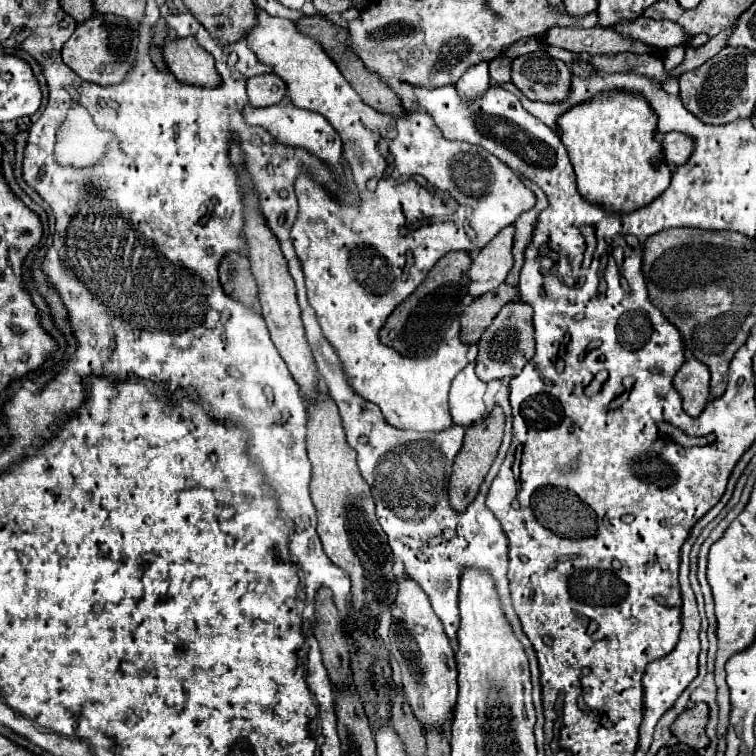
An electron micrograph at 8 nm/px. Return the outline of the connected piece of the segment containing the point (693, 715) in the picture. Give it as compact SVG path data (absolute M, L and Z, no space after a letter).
M692 703L670 725L670 731L680 743L686 743L692 749L702 749L708 745L708 737L704 733L706 721L708 721L708 705Z

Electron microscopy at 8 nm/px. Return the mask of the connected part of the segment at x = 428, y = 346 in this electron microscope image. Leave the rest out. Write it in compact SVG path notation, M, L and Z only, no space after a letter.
M452 251L446 253L434 267L432 273L424 279L420 289L412 293L404 303L400 303L392 315L388 317L384 329L380 331L380 341L384 345L396 349L404 357L428 357L436 351L436 345L442 341L450 323L460 315L462 299L466 295L468 285L468 267L470 267L468 253Z

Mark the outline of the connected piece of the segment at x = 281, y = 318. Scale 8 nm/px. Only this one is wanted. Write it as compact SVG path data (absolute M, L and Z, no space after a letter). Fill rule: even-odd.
M246 191L244 205L248 209L248 221L246 221L248 253L250 253L252 273L254 273L254 279L258 283L258 297L260 297L260 305L262 305L262 317L268 325L270 337L272 337L280 357L284 359L292 379L300 387L302 397L308 403L316 403L318 385L320 385L318 383L318 371L316 371L316 361L312 357L310 345L304 337L304 325L302 325L302 319L300 319L300 307L298 307L298 301L296 301L294 281L288 273L288 265L286 265L284 255L280 253L278 241L272 237L272 231L268 229L268 225L264 225L264 219L260 217L260 213L256 209L256 195L252 191Z

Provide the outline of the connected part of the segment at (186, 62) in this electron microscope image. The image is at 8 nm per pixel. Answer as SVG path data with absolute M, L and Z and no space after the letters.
M176 37L166 39L162 45L162 55L168 69L186 83L216 87L220 85L220 77L214 69L214 57L204 51L194 37Z

